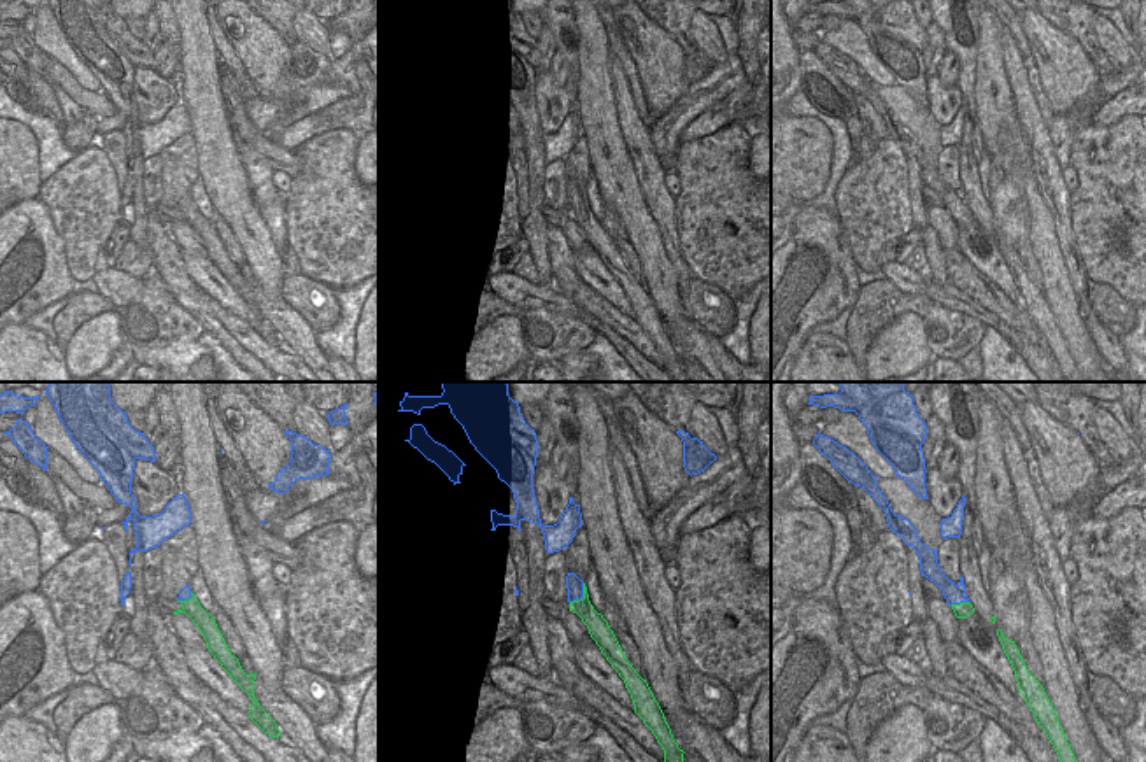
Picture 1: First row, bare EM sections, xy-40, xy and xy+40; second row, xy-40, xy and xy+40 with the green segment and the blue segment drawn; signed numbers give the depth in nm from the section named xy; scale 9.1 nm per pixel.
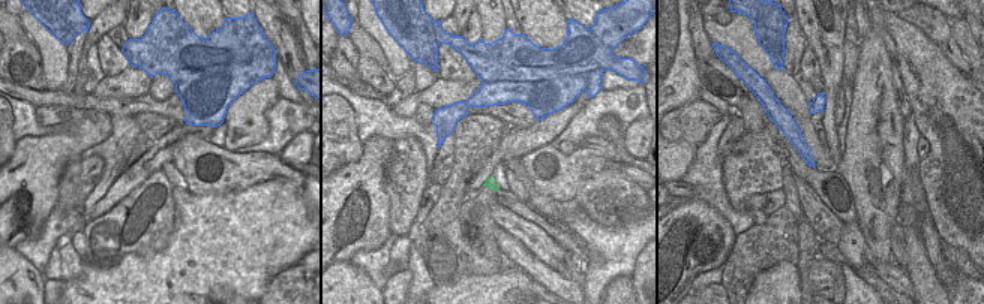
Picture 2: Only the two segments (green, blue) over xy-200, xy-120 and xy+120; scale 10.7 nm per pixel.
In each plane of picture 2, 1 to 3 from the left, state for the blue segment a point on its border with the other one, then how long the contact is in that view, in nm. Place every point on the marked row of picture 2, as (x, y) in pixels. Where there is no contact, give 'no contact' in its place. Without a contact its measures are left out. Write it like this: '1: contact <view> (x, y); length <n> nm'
1: no contact
2: no contact
3: no contact

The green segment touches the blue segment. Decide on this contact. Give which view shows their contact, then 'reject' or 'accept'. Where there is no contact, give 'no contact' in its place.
xy | reject

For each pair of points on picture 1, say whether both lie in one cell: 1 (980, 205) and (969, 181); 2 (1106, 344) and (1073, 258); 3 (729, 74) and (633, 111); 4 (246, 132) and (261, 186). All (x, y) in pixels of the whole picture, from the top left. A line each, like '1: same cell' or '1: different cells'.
1: same cell
2: same cell
3: different cells
4: same cell

